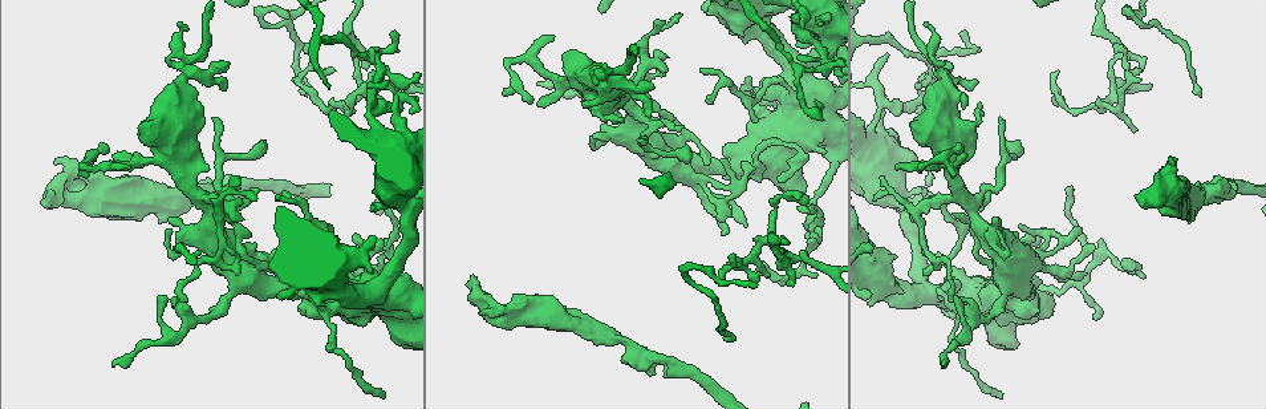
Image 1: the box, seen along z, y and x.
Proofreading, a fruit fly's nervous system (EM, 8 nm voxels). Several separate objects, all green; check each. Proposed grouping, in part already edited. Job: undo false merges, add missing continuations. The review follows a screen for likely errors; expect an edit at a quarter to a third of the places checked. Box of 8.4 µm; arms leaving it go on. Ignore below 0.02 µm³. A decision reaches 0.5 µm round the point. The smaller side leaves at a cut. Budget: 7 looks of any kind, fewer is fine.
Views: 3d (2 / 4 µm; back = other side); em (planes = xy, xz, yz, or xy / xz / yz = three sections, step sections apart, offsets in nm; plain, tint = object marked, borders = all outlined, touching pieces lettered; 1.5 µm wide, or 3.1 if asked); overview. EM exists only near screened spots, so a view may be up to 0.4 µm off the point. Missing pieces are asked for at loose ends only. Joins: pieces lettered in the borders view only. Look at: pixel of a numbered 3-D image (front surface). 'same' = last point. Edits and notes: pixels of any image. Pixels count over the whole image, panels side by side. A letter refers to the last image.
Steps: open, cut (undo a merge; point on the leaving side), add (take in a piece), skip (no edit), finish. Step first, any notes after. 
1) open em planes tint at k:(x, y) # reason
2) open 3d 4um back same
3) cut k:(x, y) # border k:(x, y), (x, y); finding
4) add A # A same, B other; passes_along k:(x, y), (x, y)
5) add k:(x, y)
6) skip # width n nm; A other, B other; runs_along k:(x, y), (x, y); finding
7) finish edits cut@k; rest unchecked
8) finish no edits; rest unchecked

open 3d 4um at 1:(263, 142) # thin end

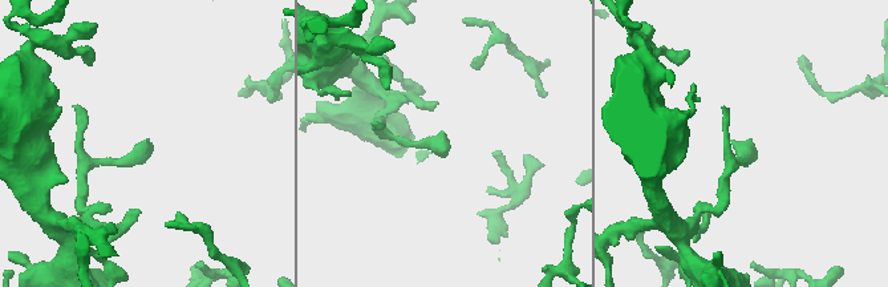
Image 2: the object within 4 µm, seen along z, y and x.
open em planes borders at 2:(147, 138)

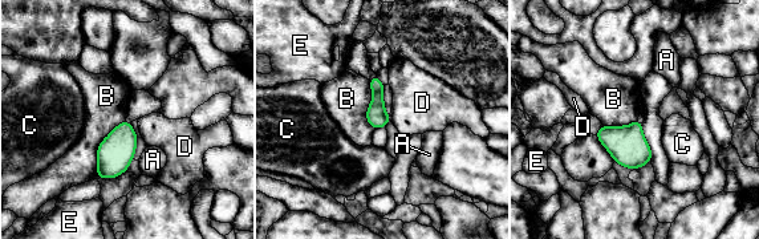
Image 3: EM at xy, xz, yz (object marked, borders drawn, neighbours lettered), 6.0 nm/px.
skip # width 130 nm; A other, B other, C other, D other, E other; none of them fits

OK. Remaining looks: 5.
open 3d 2um at 1:(646, 60) # abrupt turn

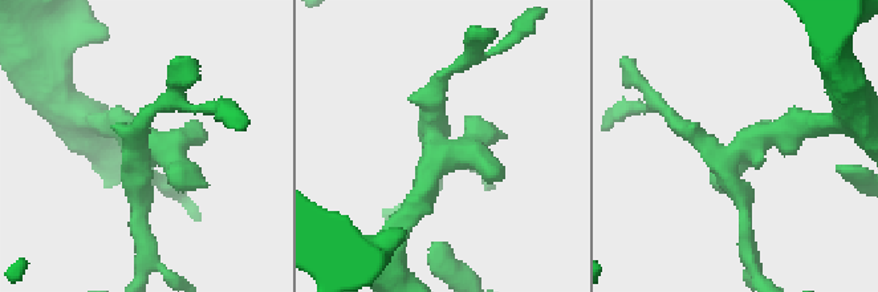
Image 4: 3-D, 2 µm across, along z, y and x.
open em xz step 4 tint at 4:(146, 156) # now the EM

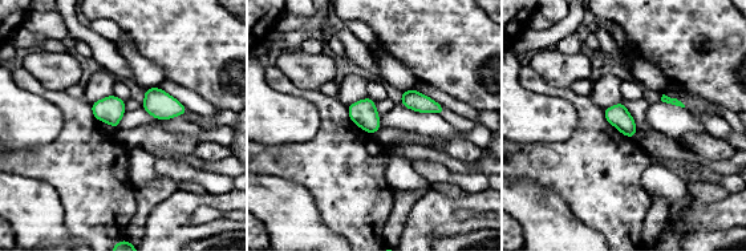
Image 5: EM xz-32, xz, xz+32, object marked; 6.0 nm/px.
open em planes borders same # another direction

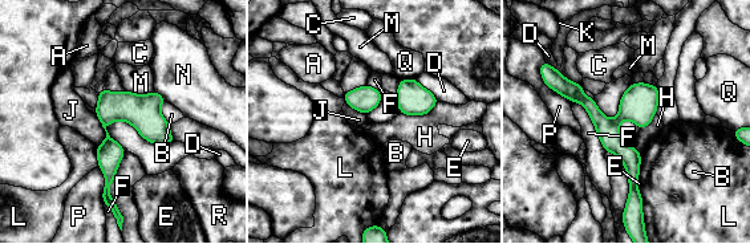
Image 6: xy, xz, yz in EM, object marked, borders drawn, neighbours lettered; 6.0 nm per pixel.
skip # A other, B other, C other, D other, E other, F other, H other, J other, K other, L other, M other, N other, P other, Q other, R other; border 6:(568, 98), (584, 108), (607, 151); one neuron here

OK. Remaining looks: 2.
finish no edits; rest unchecked

